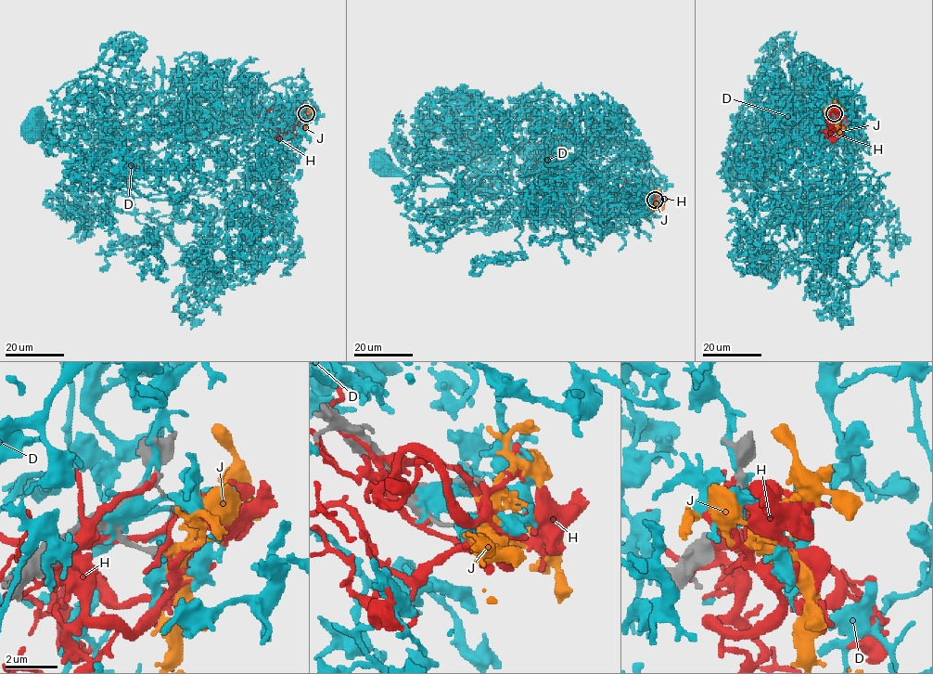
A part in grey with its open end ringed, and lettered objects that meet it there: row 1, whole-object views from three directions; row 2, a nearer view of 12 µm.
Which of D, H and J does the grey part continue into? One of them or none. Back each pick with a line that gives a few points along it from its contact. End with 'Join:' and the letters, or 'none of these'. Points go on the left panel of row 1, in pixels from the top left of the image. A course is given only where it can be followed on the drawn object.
J: Its course: (306, 114), (306, 127), (299, 137)
Join: J

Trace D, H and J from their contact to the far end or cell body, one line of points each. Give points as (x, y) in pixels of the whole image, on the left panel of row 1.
D: (303, 114), (301, 69), (263, 93), (255, 139), (225, 161), (166, 170), (106, 166), (34, 124)
H: (305, 114), (305, 120), (300, 120), (280, 111), (270, 118), (271, 123), (275, 118), (273, 122)
J: (306, 114), (306, 127), (299, 137)

